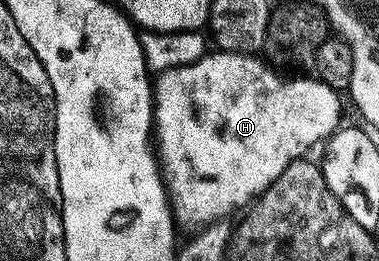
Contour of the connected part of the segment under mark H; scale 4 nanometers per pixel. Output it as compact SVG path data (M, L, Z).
M207 56L196 60L190 66L181 66L175 70L159 73L152 86L152 126L156 131L156 157L160 163L160 173L170 200L170 209L179 227L205 228L218 217L228 217L232 212L241 211L255 196L264 193L274 183L276 176L284 172L287 162L295 162L298 158L309 155L310 146L316 145L318 138L319 142L329 138L339 129L343 121L341 120L342 102L338 99L341 97L336 96L335 91L326 87L324 83L317 80L285 82L280 75L270 74L271 67L262 66L263 59L258 56L218 57L222 58Z

